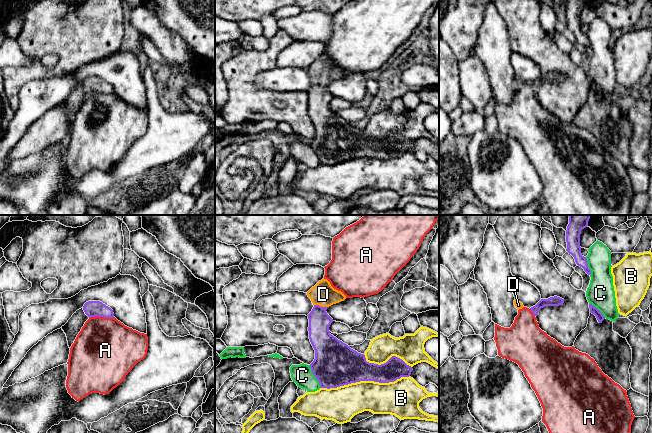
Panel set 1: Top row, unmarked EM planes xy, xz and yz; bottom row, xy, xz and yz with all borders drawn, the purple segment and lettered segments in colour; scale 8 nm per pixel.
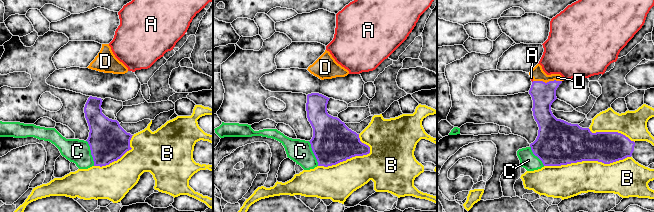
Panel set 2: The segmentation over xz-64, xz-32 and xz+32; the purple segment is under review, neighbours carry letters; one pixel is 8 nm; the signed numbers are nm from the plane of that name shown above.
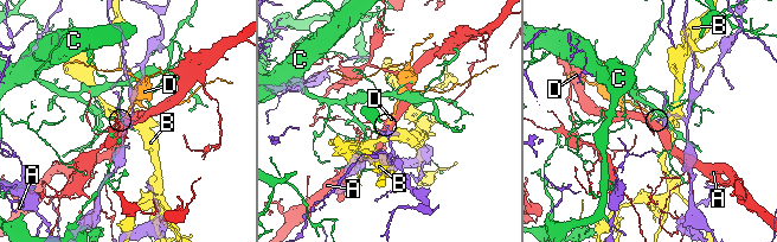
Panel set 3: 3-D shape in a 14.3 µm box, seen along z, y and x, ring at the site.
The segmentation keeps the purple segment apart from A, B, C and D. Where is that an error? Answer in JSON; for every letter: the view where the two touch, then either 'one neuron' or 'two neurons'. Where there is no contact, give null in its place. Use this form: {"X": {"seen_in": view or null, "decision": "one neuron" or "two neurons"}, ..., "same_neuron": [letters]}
{"A": {"seen_in": "xy", "decision": "two neurons"}, "B": {"seen_in": "xz", "decision": "two neurons"}, "C": {"seen_in": "xz", "decision": "two neurons"}, "D": {"seen_in": "xz", "decision": "one neuron"}, "same_neuron": ["D"]}

